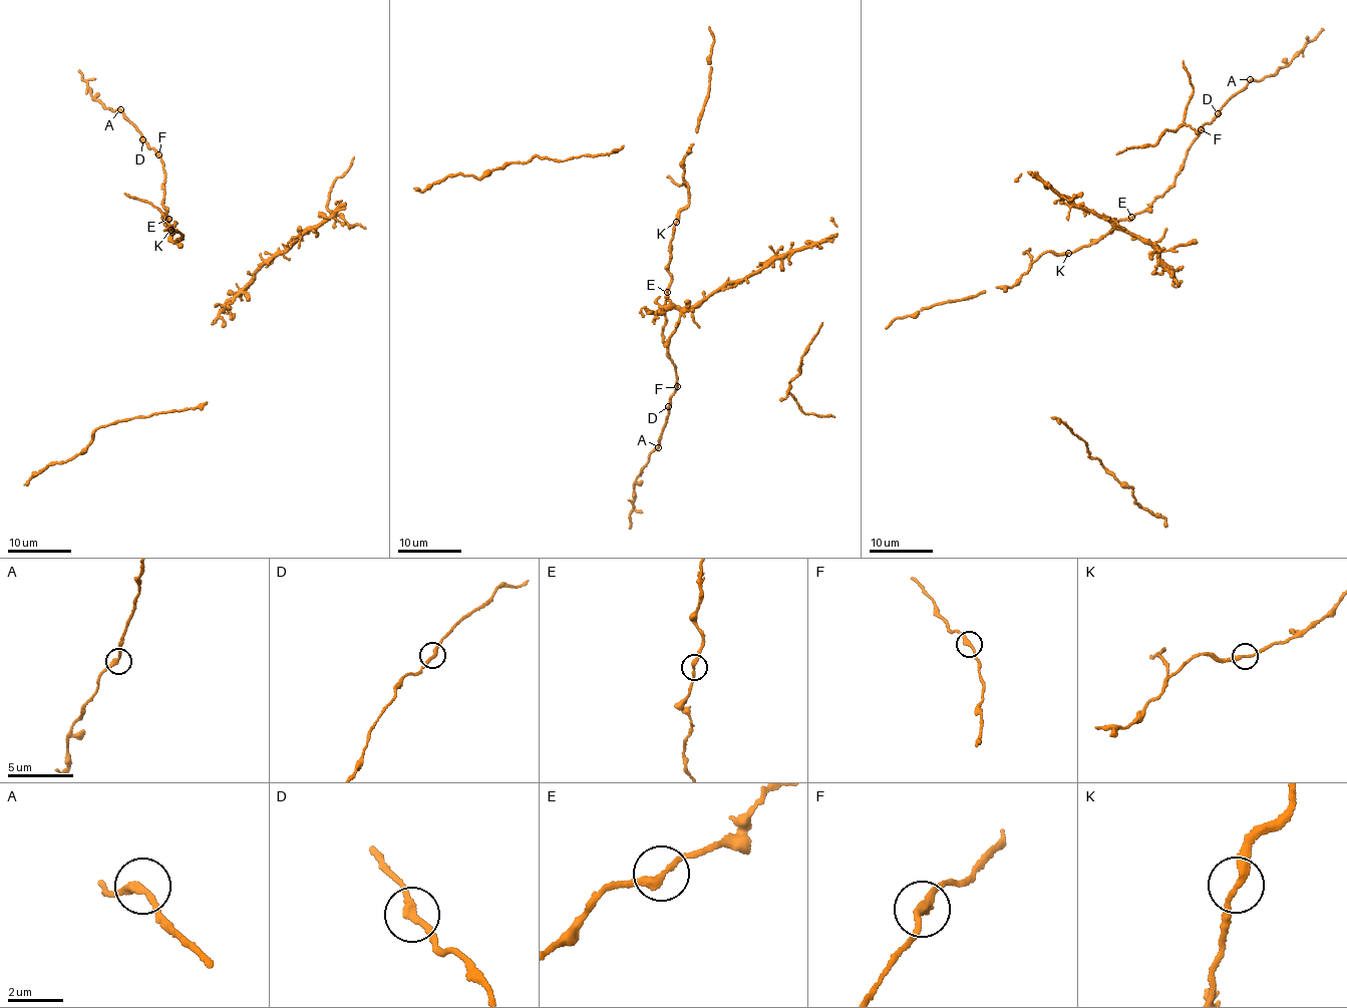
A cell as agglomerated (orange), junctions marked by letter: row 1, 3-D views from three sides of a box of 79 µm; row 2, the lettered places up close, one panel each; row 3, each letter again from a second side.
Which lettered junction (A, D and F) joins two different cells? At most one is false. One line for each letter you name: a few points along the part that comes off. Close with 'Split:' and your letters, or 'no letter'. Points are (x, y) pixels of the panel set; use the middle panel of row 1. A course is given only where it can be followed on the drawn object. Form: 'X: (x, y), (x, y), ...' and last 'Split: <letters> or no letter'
Split: no letter

